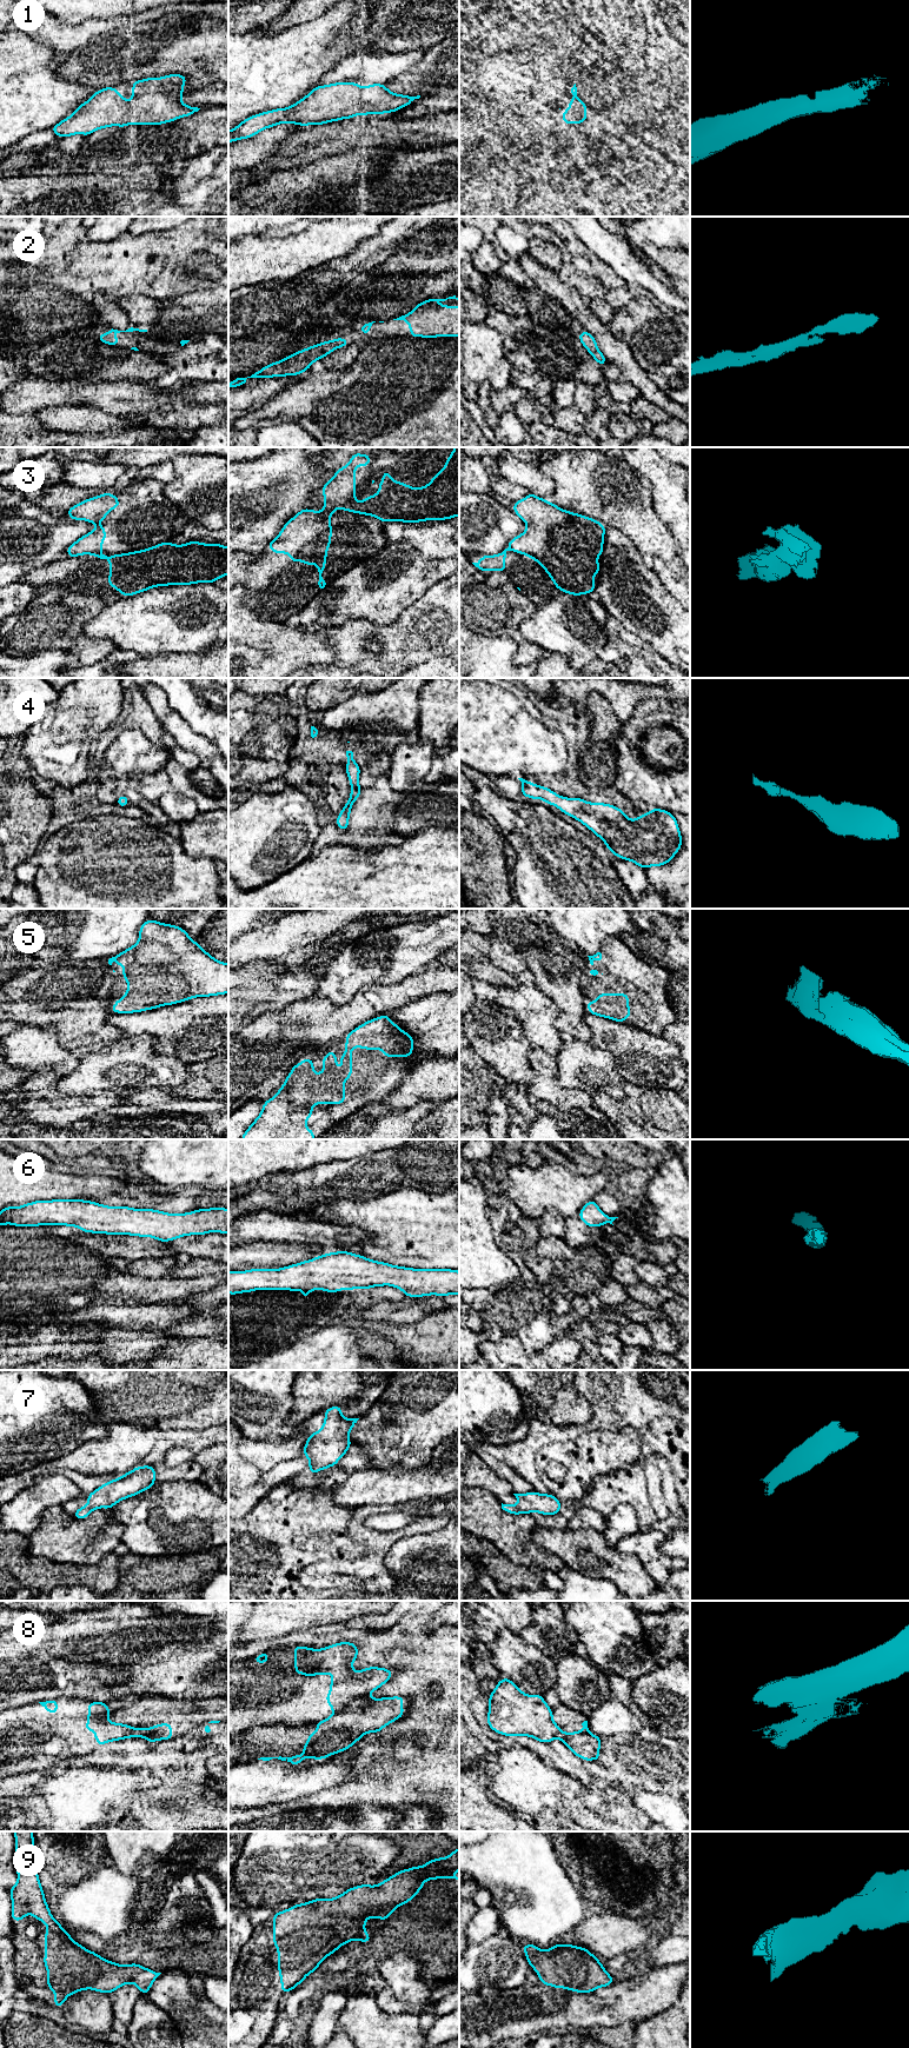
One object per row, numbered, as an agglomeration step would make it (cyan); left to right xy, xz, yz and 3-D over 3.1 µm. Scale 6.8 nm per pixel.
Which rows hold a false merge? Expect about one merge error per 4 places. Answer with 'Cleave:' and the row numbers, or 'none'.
Cleave: 3, 8

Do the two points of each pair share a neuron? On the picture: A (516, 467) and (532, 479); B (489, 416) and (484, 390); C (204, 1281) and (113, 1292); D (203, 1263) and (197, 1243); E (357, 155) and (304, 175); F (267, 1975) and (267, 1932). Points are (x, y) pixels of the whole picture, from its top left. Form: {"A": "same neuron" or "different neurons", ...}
{"A": "same neuron", "B": "same neuron", "C": "same neuron", "D": "different neurons", "E": "same neuron", "F": "same neuron"}

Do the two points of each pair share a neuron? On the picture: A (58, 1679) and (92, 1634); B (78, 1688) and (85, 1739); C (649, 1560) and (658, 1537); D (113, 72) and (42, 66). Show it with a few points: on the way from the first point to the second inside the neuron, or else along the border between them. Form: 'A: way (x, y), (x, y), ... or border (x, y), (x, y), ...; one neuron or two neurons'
A: border (98, 1662), (47, 1660), (44, 1663); two neurons
B: border (55, 1699), (79, 1697), (88, 1701); two neurons
C: way (649, 1554), (649, 1547), (652, 1543); one neuron
D: border (57, 58), (57, 70), (64, 77), (79, 82); two neurons

